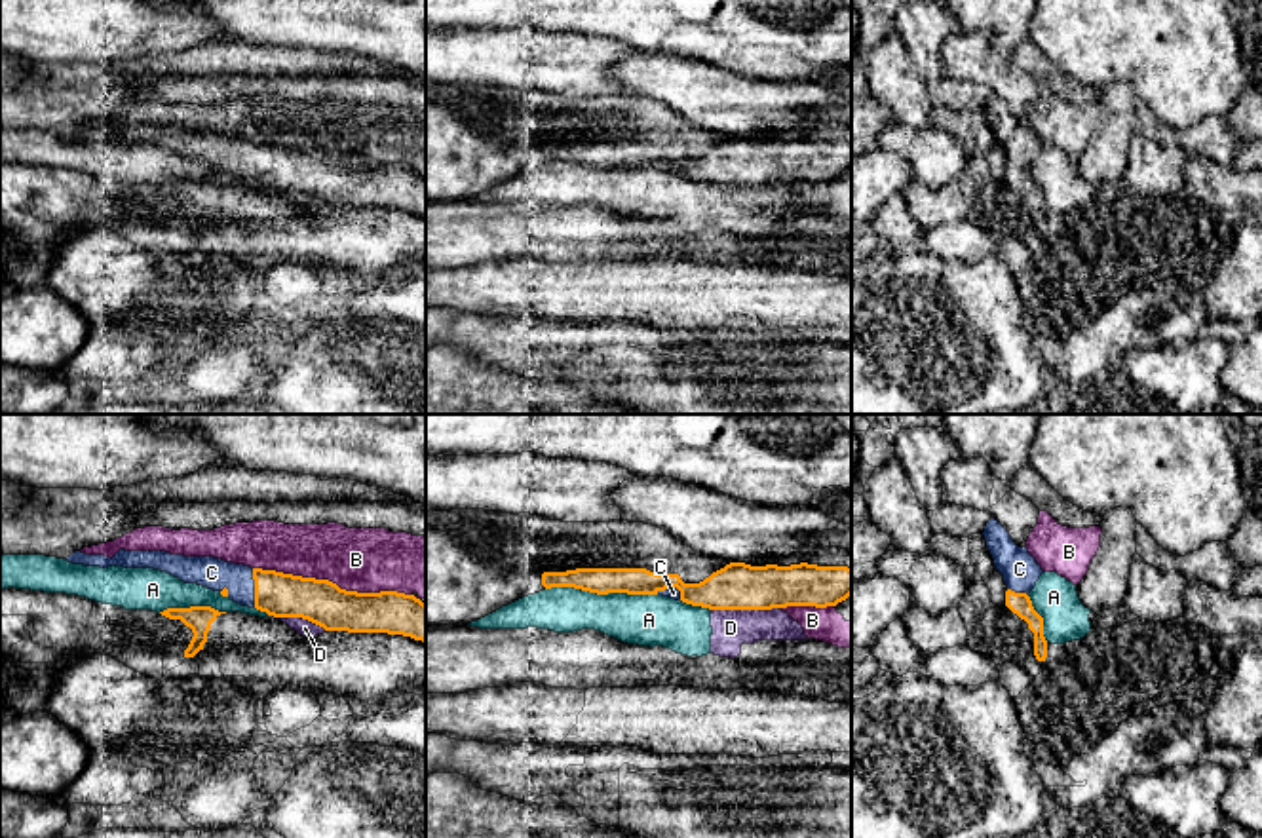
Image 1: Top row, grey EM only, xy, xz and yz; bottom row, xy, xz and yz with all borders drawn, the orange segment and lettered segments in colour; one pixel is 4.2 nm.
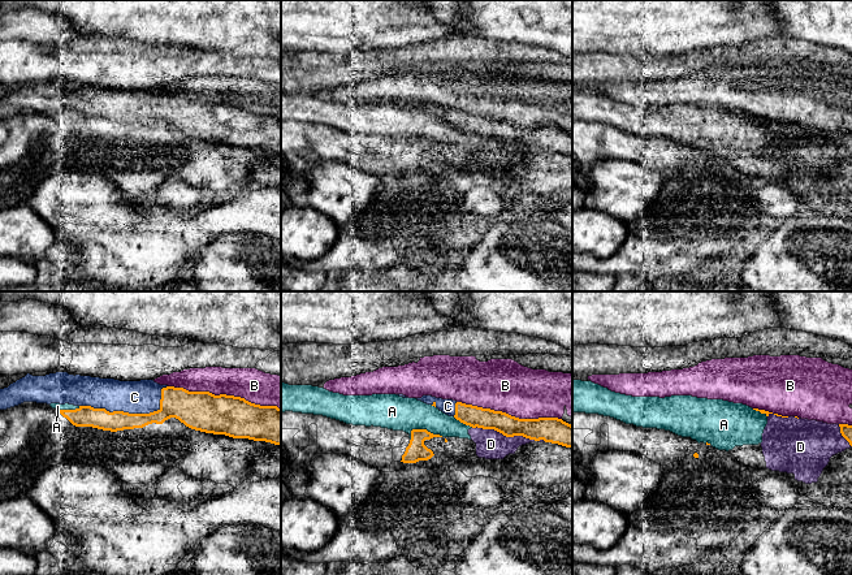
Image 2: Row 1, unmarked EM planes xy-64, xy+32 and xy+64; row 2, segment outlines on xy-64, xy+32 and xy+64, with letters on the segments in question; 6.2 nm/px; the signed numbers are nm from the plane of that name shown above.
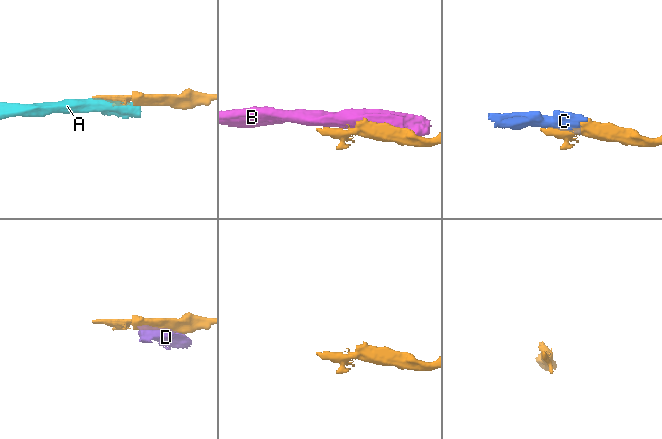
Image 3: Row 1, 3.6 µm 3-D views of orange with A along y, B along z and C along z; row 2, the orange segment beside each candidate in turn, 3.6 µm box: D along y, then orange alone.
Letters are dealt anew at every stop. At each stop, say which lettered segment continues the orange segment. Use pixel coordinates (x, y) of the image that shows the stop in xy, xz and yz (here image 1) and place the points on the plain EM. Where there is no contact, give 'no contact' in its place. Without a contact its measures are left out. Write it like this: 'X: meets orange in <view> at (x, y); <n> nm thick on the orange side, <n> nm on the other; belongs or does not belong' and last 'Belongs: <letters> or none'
A: meets orange in xz at (601, 168); 110 nm thick on the orange side, 220 nm on the other; does not belong
B: meets orange in xy at (331, 156); 190 nm thick on the orange side, 280 nm on the other; does not belong
C: meets orange in xy at (255, 162); 190 nm thick on the orange side, 130 nm on the other; belongs
D: meets orange in xz at (744, 183); 200 nm thick on the orange side, 160 nm on the other; does not belong
Belongs: C

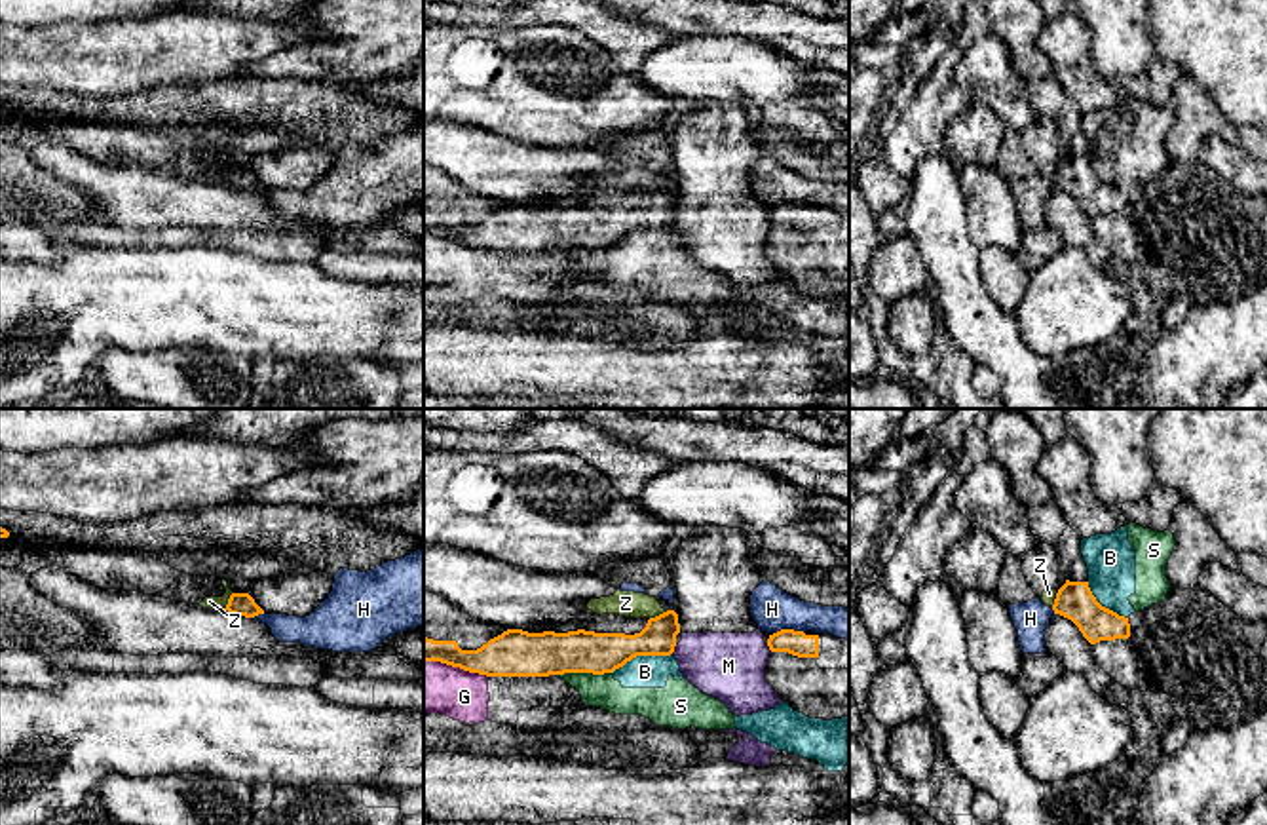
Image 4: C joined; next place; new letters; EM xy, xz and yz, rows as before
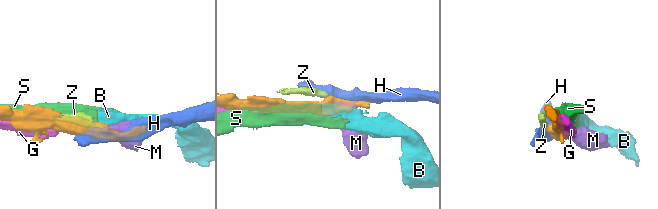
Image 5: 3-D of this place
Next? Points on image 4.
B: meets orange in xz at (641, 229); 180 nm thick on the orange side, 140 nm on the other; does not belong
G: meets orange in xz at (456, 240); 200 nm thick on the orange side, 220 nm on the other; does not belong
H: meets orange in xz at (789, 204); 110 nm thick on the orange side, 180 nm on the other; does not belong
M: meets orange in xz at (673, 223); 150 nm thick on the orange side, 280 nm on the other; does not belong
S: meets orange in xz at (584, 246); 190 nm thick on the orange side, 140 nm on the other; does not belong
Z: meets orange in xz at (660, 189); 150 nm thick on the orange side, 110 nm on the other; does not belong
Belongs: none

